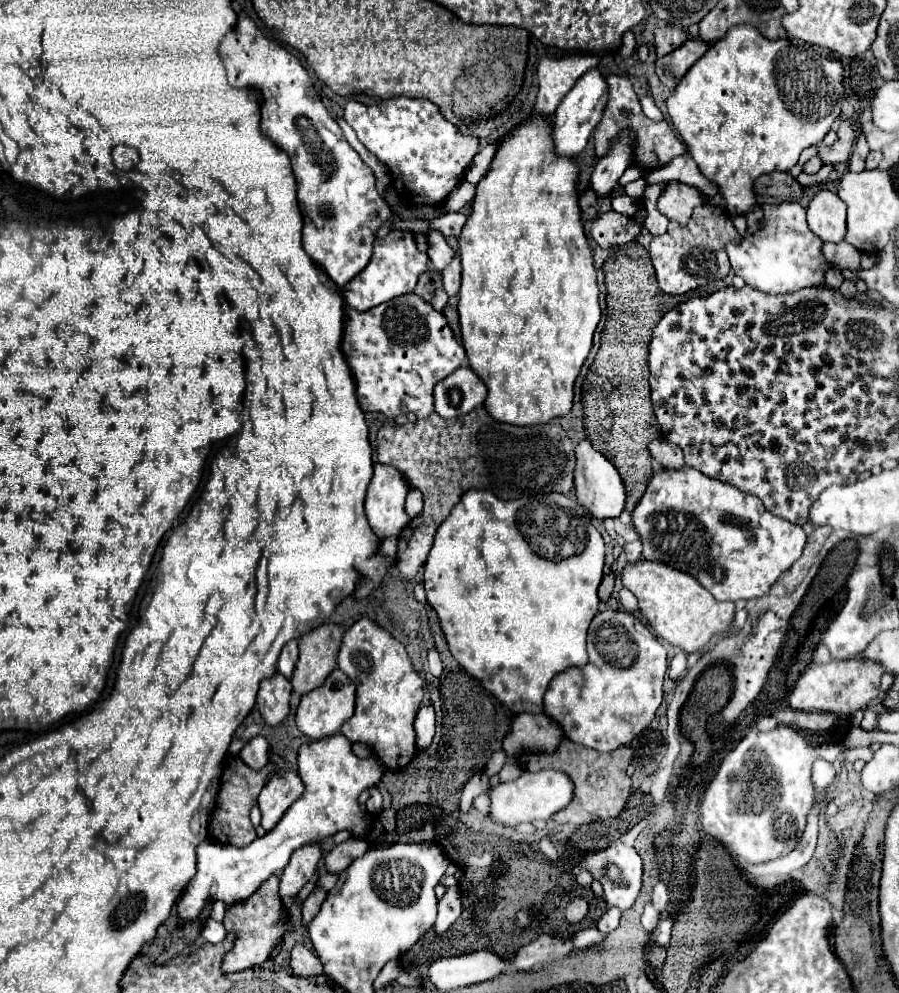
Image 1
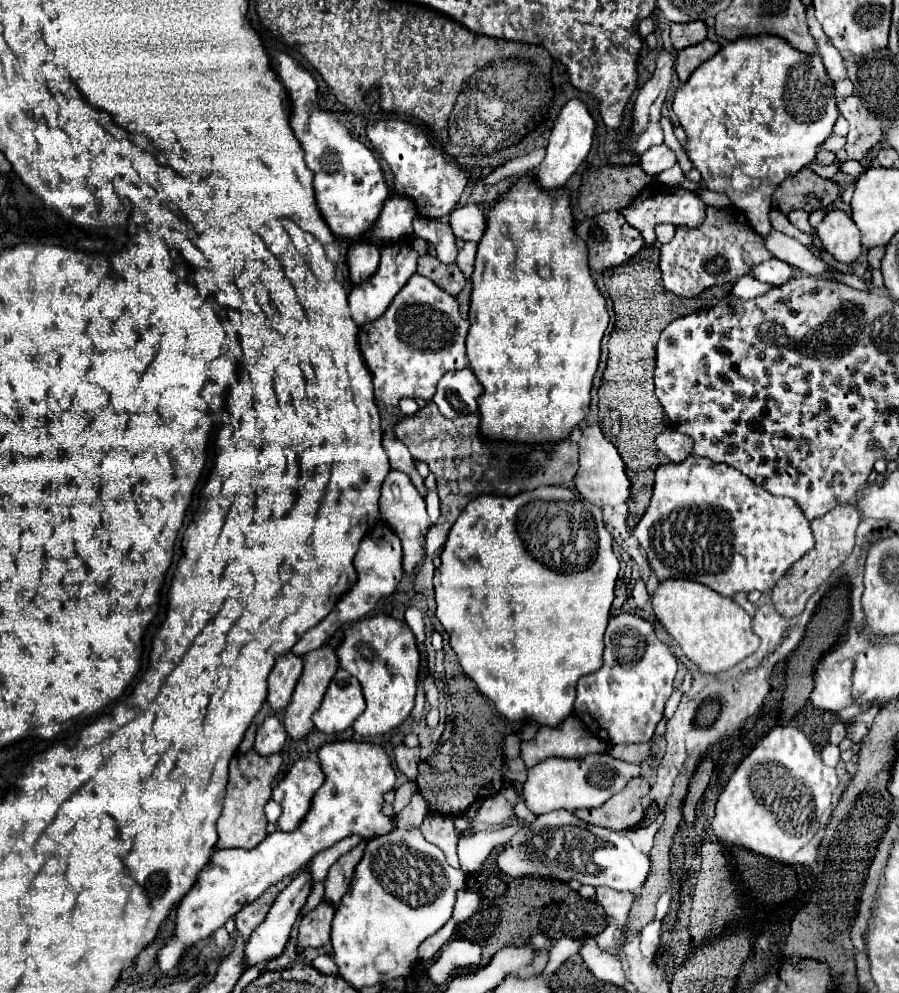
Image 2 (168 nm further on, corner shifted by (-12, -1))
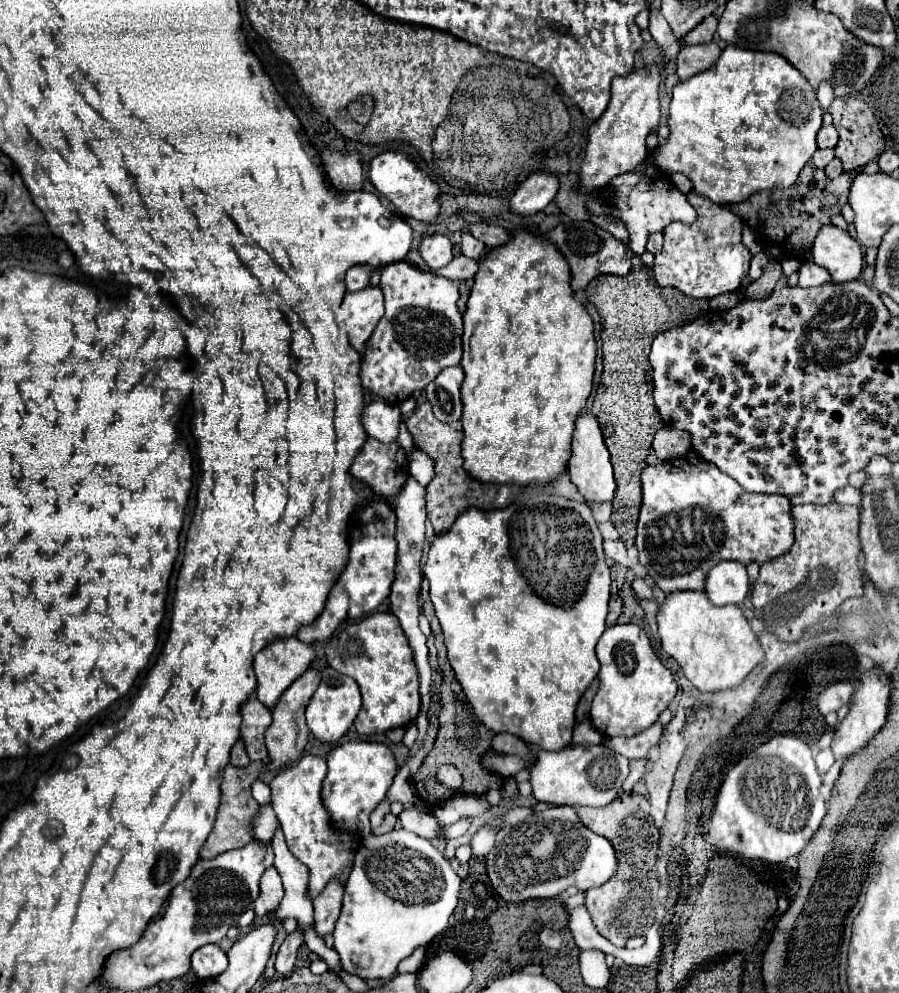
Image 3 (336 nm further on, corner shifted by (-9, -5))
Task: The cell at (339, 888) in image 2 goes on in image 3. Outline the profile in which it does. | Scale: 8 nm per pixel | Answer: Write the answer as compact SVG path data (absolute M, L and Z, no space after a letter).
M330 879L326 889L314 899L314 927L320 937L332 933L332 927L342 907L342 895L344 883L340 879Z

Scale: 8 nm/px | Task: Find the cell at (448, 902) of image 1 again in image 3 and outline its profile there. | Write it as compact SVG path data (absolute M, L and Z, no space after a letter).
M418 947L406 961L402 961L400 965L398 965L397 972L398 973L416 973L420 971L424 963L426 963L426 951L427 947Z

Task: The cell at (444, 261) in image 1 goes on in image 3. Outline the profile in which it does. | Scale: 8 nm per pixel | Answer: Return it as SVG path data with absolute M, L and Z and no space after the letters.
M444 235L424 237L418 251L430 269L440 269L452 261L452 243Z

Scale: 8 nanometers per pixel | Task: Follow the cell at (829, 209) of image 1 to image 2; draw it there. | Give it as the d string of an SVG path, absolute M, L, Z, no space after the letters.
M829 211L817 225L817 237L825 251L839 263L853 265L861 255L861 233L845 211Z

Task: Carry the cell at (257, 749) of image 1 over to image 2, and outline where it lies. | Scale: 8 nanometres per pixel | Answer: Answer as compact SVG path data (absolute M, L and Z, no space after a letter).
M269 715L265 721L257 727L257 737L255 737L255 751L261 755L275 755L283 749L283 743L287 739L283 723L275 717Z

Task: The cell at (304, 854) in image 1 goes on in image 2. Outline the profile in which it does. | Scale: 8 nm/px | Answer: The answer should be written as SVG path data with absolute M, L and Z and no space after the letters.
M303 869L303 871L299 871L299 873L293 877L293 881L279 893L279 897L275 899L275 903L273 903L271 911L267 913L265 921L263 921L263 923L251 933L251 937L247 939L245 951L243 951L243 967L245 967L245 969L249 969L249 967L253 967L253 965L259 965L259 963L265 963L265 961L269 961L269 959L275 959L275 957L279 957L279 955L283 953L285 943L287 943L289 933L291 933L291 927L293 927L293 923L297 921L299 911L301 911L305 899L309 897L309 891L311 891L311 877L309 877L309 873Z

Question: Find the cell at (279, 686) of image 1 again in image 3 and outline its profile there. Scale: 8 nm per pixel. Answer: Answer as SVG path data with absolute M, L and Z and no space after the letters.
M296 637L276 639L274 643L270 643L254 659L254 671L256 671L256 679L258 679L258 687L256 687L258 701L262 705L266 705L268 709L272 709L278 703L280 695L292 685L292 681L296 681L310 667L312 659L314 659L314 649L308 647L306 643L300 643Z

